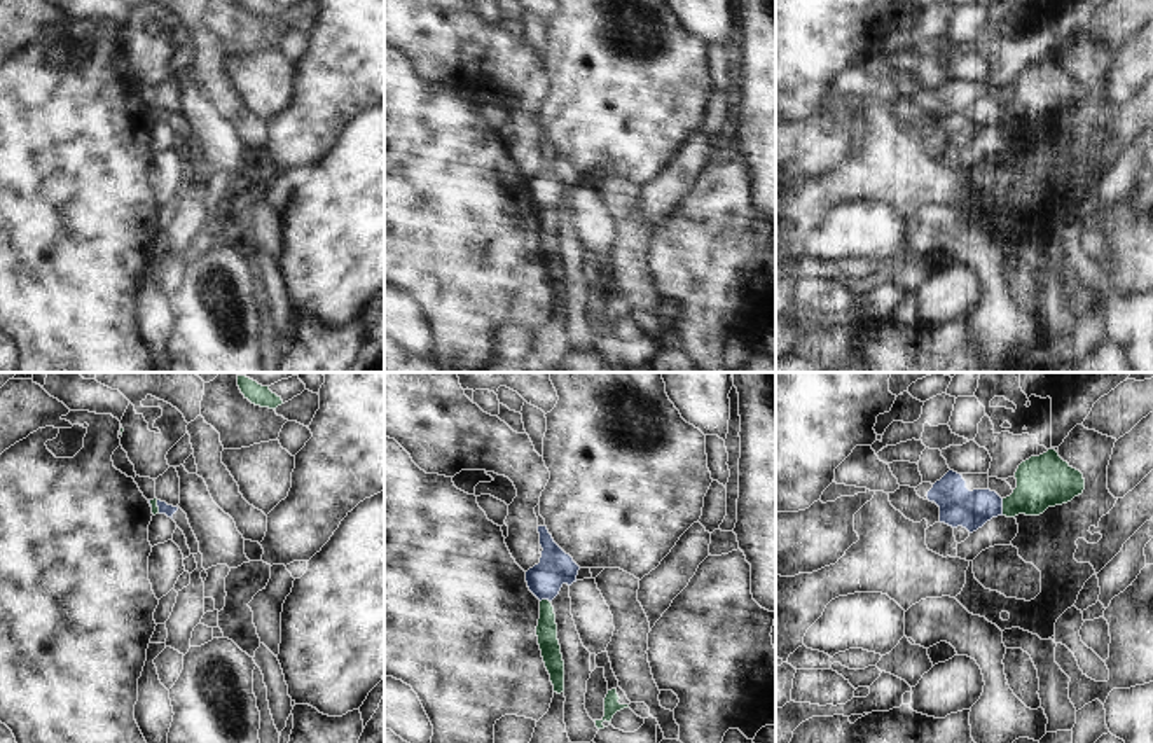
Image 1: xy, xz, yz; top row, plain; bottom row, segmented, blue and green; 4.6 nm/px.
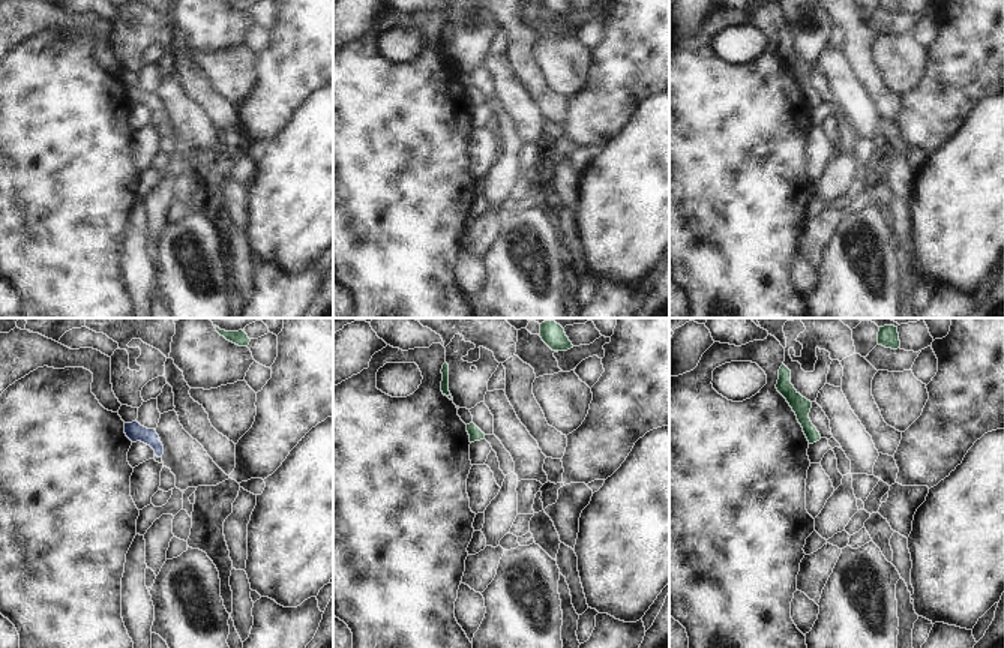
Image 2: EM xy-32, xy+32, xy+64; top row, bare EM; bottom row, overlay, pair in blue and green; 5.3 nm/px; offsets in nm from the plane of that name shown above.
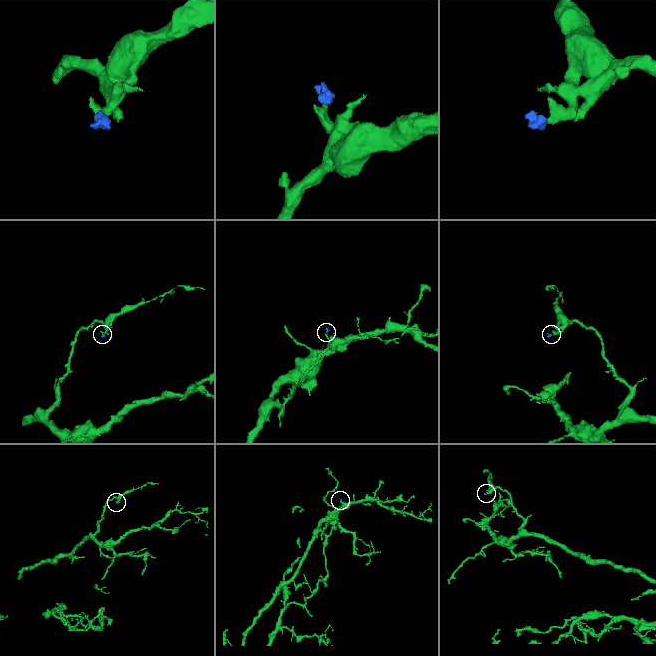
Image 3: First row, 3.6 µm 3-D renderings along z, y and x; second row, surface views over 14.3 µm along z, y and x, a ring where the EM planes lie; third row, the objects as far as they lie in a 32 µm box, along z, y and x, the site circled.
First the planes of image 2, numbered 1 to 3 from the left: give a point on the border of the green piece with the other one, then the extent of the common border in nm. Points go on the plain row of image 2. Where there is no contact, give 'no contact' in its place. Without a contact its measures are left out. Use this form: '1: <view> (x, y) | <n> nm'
1: no contact
2: no contact
3: no contact

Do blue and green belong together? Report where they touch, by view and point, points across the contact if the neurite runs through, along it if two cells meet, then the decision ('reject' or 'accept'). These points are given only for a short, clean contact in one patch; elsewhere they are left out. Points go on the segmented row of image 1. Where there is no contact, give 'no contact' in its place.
yz (1001, 507) | along yz (1001, 499), (1003, 514) | reject

